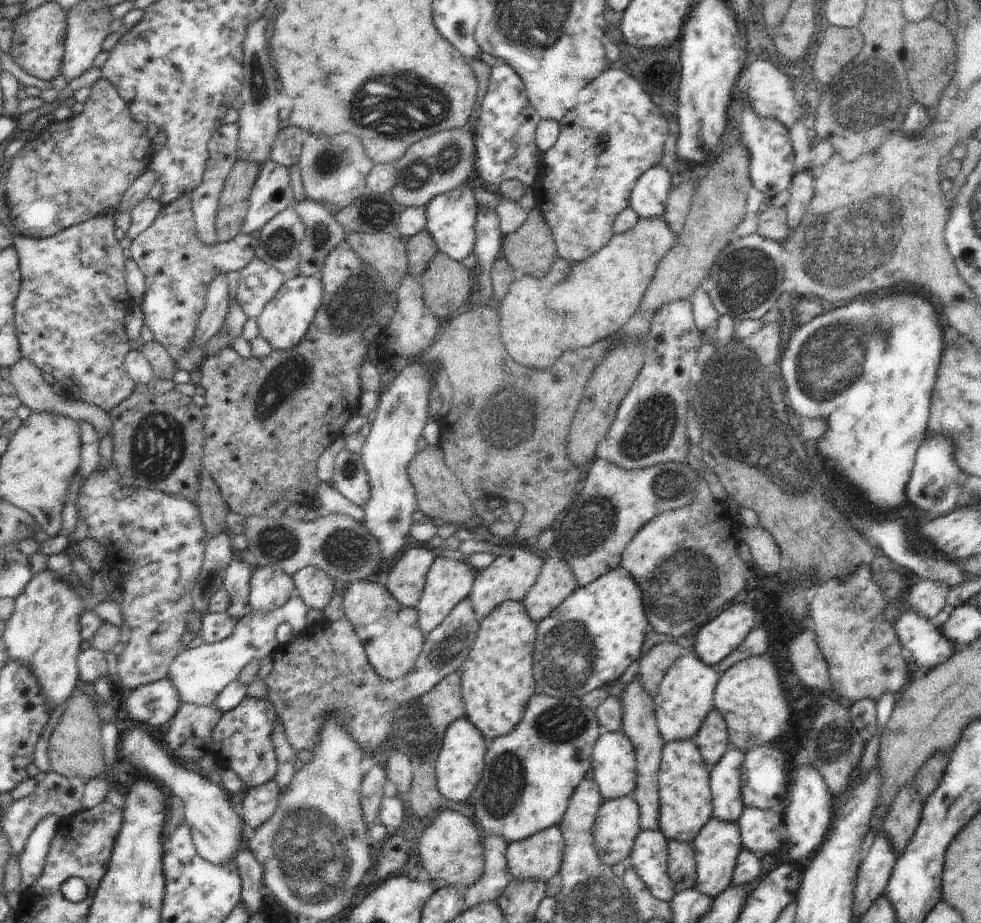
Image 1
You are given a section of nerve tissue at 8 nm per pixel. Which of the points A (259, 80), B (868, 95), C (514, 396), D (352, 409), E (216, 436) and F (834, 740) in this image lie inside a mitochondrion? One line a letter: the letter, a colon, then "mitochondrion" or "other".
A: mitochondrion
B: mitochondrion
C: mitochondrion
D: other
E: other
F: mitochondrion

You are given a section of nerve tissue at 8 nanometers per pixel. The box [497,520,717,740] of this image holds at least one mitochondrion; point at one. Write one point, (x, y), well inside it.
(568, 653)

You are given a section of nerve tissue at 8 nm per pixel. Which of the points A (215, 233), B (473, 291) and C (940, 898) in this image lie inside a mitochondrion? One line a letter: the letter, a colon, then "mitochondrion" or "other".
A: other
B: other
C: other

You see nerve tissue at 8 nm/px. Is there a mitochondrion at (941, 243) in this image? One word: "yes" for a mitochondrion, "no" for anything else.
no

